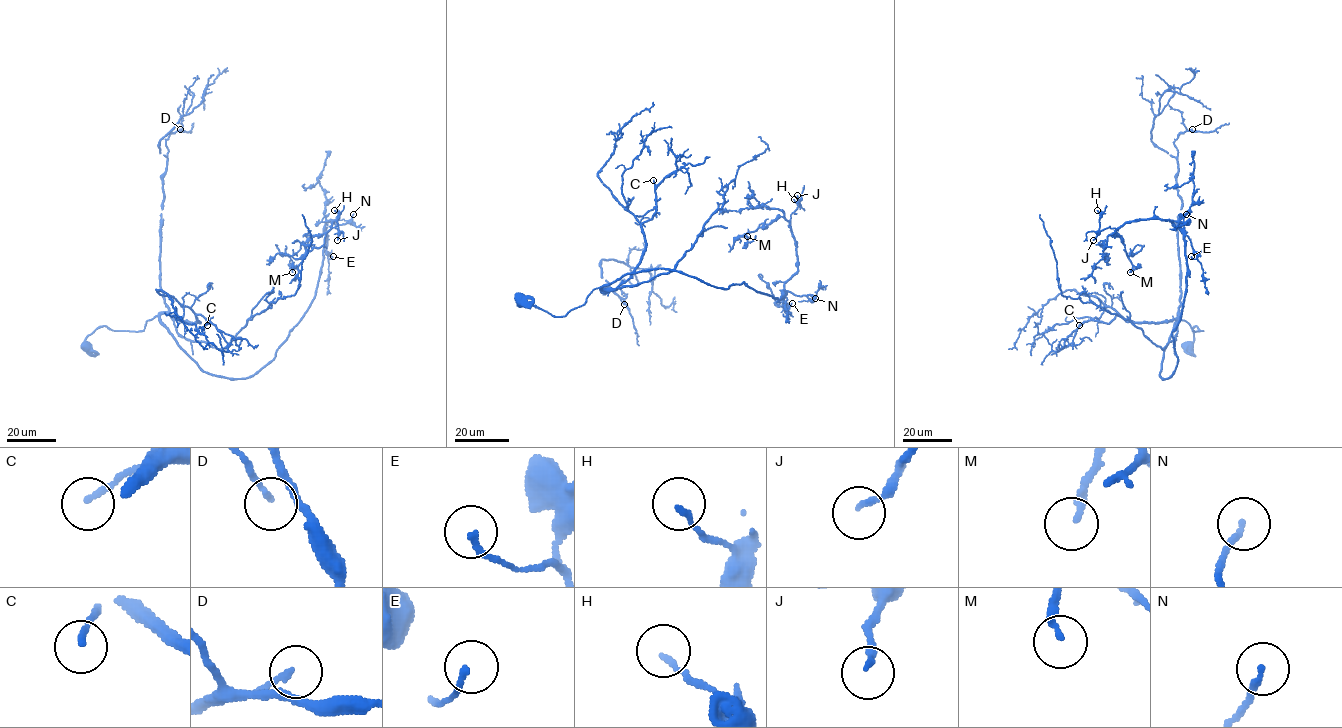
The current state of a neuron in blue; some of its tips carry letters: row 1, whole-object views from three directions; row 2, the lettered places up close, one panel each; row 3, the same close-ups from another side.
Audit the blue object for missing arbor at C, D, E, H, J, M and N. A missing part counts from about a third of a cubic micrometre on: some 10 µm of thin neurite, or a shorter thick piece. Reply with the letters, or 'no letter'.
D

